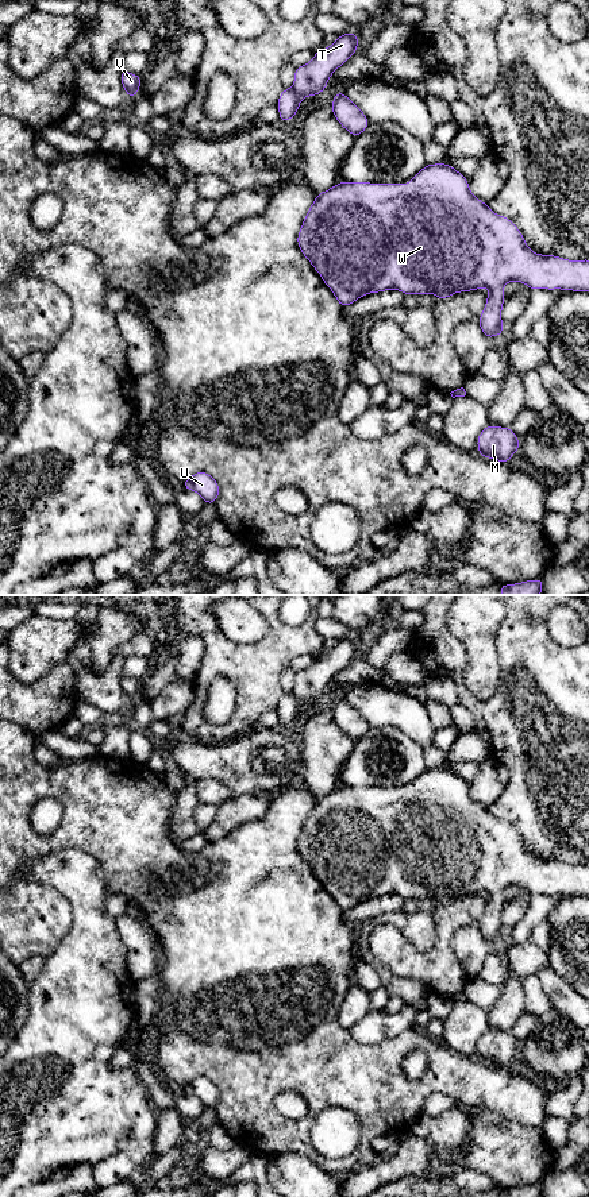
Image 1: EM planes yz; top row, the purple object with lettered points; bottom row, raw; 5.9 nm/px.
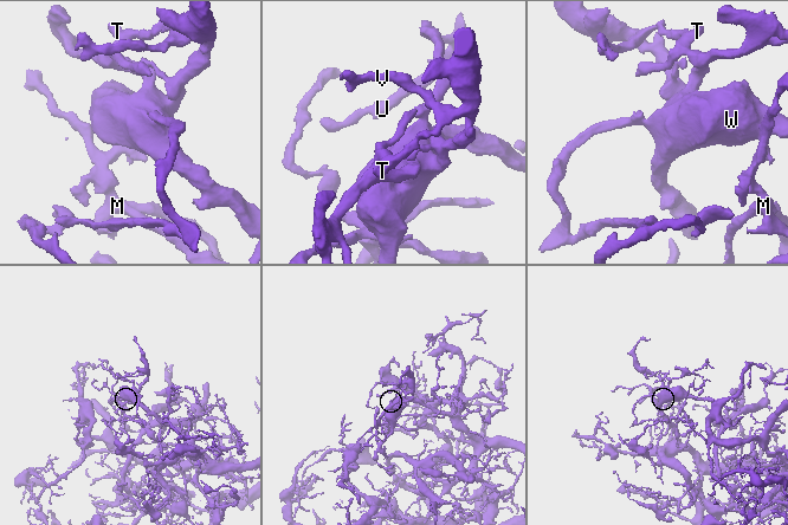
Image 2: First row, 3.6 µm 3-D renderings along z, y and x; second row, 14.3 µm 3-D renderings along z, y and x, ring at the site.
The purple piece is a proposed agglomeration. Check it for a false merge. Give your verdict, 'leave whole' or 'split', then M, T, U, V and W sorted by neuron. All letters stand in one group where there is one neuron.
leave whole; groups M T U V W

